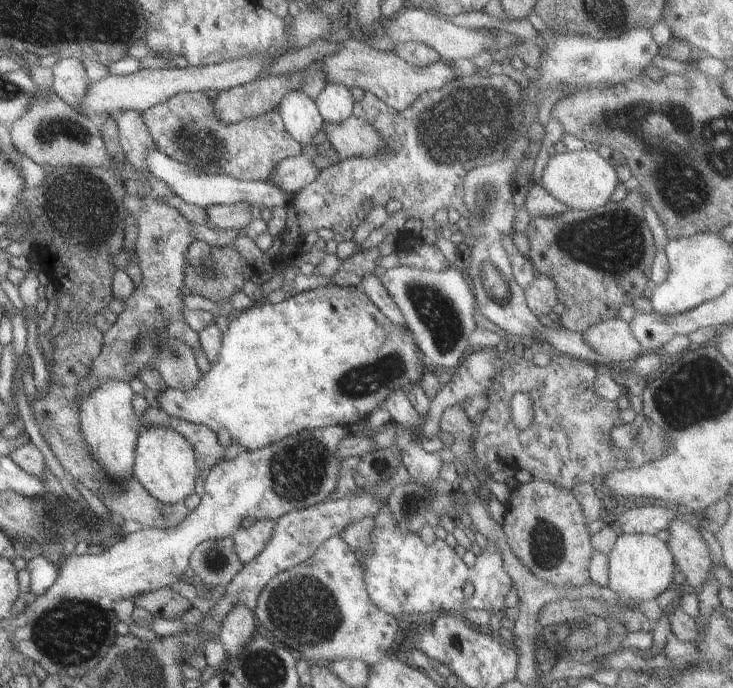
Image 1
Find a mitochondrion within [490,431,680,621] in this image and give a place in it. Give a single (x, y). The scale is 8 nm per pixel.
(545, 544)

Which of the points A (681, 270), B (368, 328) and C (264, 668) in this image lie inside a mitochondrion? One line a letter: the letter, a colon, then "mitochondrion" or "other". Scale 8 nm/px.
A: other
B: other
C: mitochondrion

